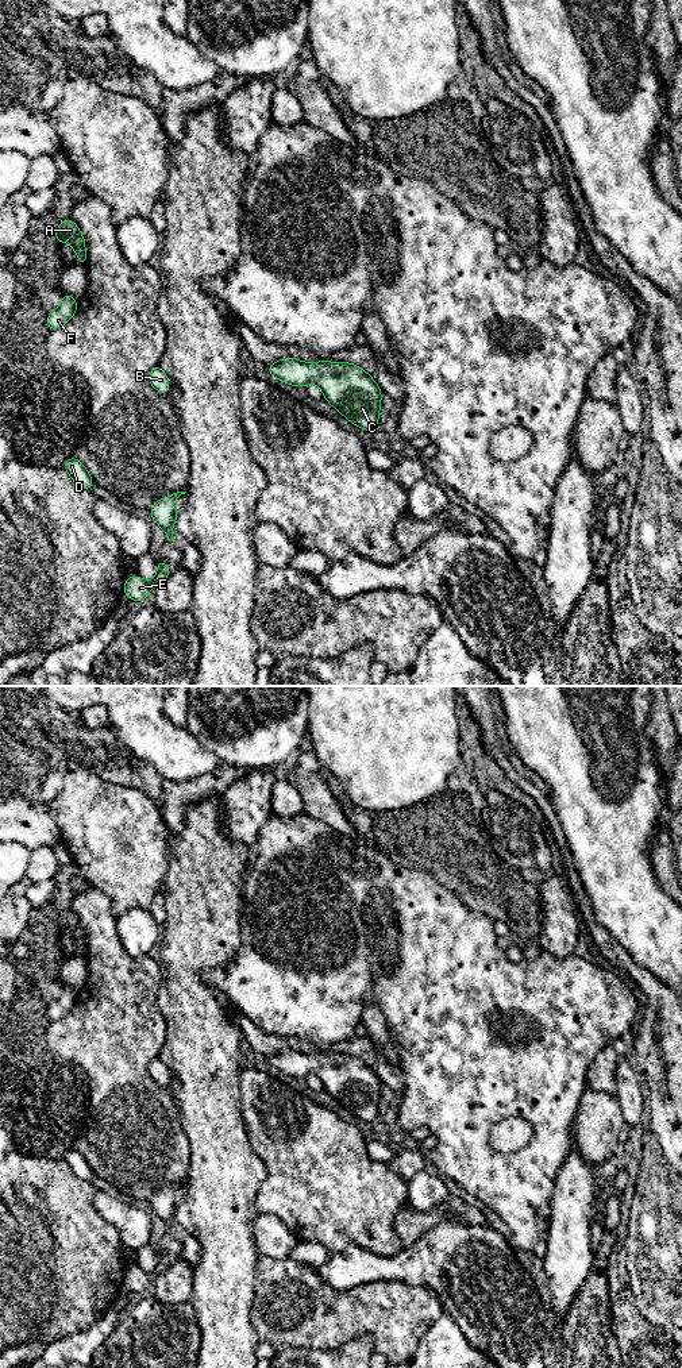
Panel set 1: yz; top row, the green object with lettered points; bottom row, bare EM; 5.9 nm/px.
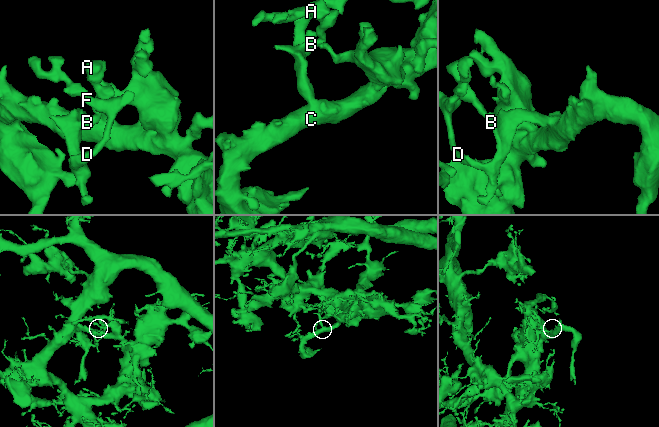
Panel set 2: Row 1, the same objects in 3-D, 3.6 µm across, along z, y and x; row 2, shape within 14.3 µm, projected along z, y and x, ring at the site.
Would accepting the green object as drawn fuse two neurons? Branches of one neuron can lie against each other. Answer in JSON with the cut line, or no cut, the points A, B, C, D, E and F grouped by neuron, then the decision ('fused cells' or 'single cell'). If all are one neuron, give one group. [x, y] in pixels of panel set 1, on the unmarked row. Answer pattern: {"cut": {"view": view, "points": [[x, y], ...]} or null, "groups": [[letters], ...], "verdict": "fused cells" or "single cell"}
{"cut": null, "groups": [["A", "B", "C", "D", "E", "F"]], "verdict": "single cell"}

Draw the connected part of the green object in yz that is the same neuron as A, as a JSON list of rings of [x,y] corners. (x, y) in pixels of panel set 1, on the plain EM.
[[[69,909],[58,917],[55,921],[55,935],[69,933],[72,940],[76,943],[78,948],[77,957],[85,957],[88,952],[86,941],[85,941],[85,930],[76,917],[76,914]]]

